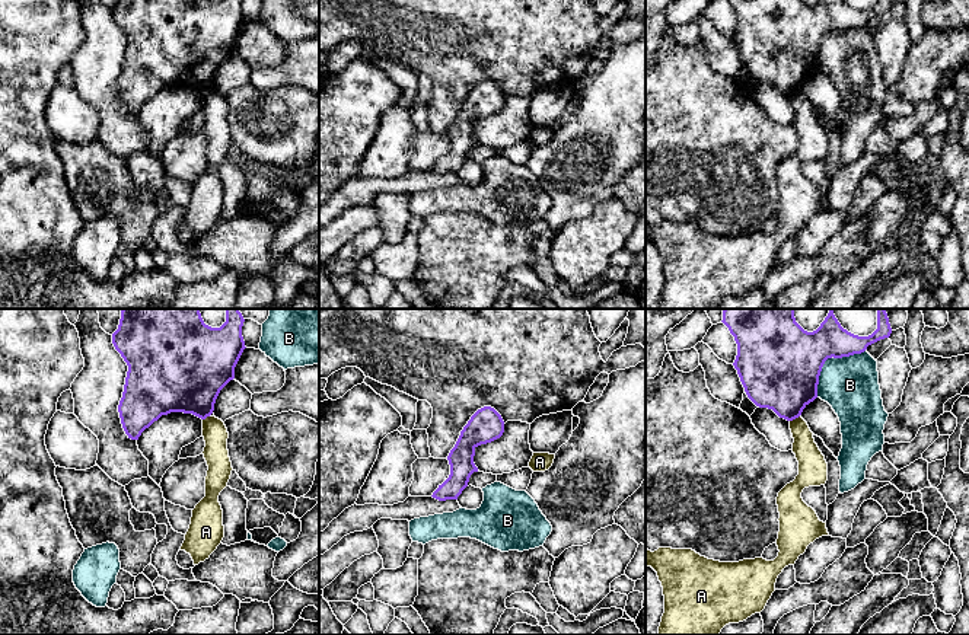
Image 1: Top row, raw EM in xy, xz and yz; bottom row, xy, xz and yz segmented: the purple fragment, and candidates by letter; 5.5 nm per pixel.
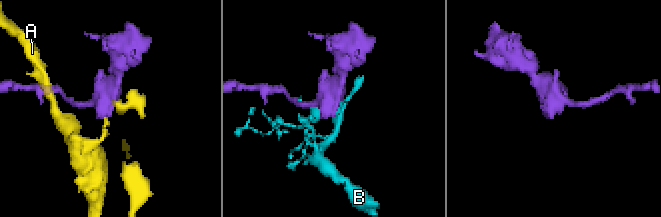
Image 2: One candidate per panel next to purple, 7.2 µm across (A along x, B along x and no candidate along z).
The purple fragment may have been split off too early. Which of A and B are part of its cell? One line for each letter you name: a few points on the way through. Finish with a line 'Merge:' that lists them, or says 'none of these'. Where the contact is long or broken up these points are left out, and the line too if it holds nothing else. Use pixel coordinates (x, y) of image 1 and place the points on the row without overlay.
Merge: none of these

